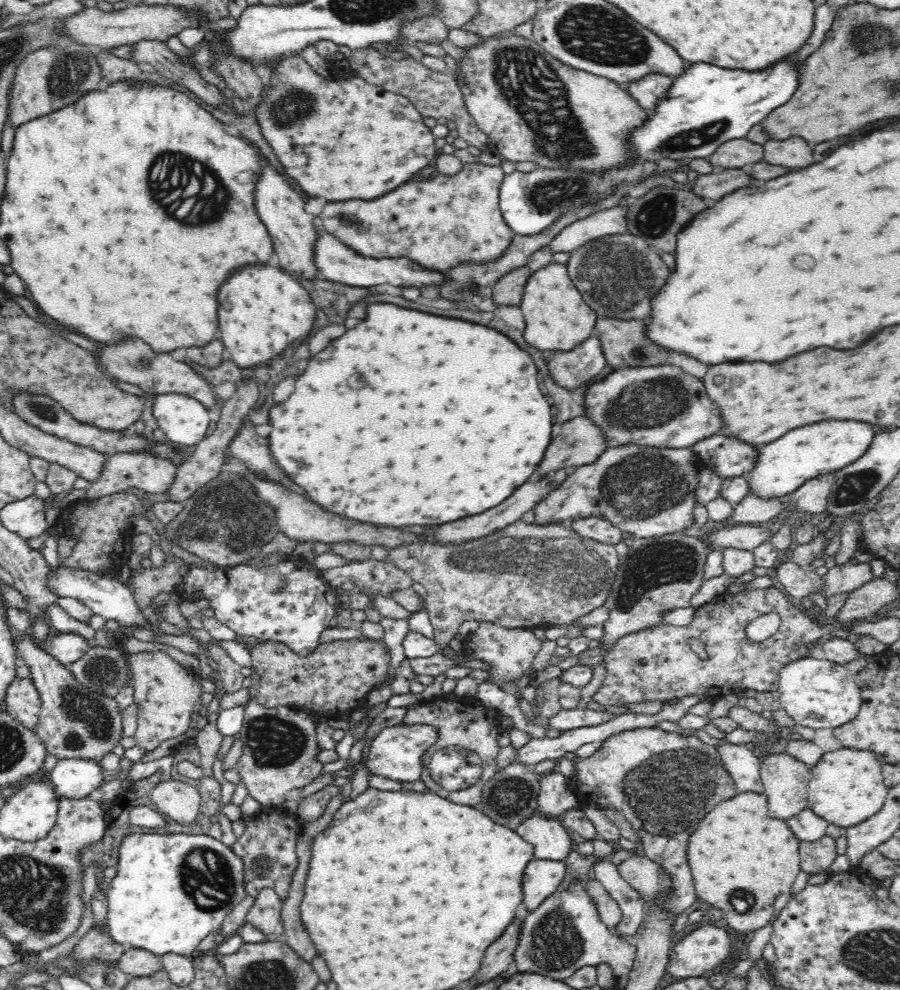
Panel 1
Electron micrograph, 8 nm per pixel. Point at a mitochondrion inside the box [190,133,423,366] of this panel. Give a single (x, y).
(346, 219)

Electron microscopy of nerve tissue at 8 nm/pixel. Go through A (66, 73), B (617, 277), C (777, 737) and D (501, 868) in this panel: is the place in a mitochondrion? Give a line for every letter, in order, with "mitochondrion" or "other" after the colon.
A: mitochondrion
B: mitochondrion
C: other
D: other

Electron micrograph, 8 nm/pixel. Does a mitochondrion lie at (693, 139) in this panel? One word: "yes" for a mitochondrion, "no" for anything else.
yes

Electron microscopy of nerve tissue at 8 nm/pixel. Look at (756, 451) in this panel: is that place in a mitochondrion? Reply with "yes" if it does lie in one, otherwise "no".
no

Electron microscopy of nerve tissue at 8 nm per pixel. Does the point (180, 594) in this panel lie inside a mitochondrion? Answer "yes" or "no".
no

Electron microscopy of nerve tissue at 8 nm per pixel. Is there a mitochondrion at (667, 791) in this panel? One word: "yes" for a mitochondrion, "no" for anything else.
yes

